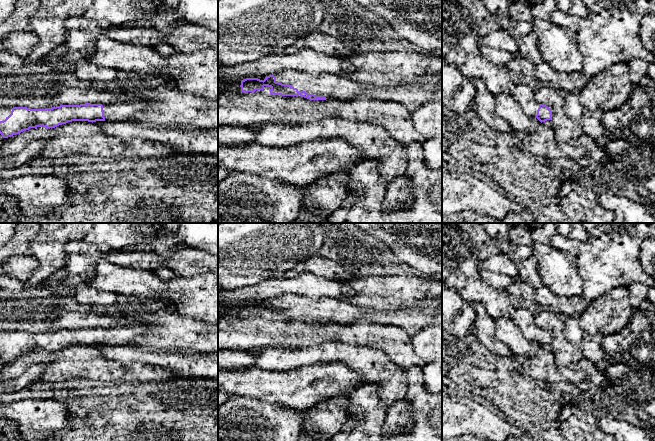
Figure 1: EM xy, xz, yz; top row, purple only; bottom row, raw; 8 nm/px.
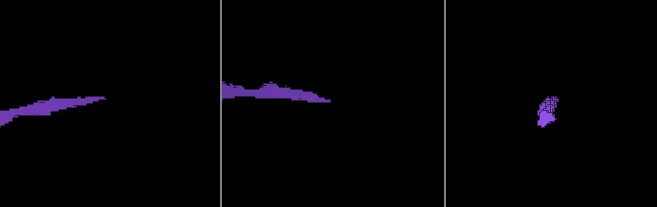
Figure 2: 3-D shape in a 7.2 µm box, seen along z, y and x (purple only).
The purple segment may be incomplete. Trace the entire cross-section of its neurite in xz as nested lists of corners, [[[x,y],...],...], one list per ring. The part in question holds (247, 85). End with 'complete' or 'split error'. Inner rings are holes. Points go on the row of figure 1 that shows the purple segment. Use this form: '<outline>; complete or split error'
[[[287,71],[277,76],[246,78],[230,86],[236,93],[264,90],[268,94],[298,96],[311,100],[354,100],[368,98],[394,102],[410,112],[431,101],[442,101],[442,75],[424,75],[415,84],[394,86],[355,82],[348,77],[333,74],[311,76],[307,73]]]; split error

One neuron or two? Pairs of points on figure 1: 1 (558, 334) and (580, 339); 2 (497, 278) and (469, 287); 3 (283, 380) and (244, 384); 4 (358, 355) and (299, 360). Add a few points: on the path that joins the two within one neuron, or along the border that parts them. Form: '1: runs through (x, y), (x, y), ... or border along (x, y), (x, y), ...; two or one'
1: border along (563, 321), (563, 336), (581, 351); two
2: border along (478, 268), (481, 277), (485, 281), (502, 290); two
3: runs through (273, 384), (254, 384); one
4: runs through (343, 354), (314, 355); one

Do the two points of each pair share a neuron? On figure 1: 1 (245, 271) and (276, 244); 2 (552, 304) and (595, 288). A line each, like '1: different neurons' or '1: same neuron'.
1: same neuron
2: different neurons

